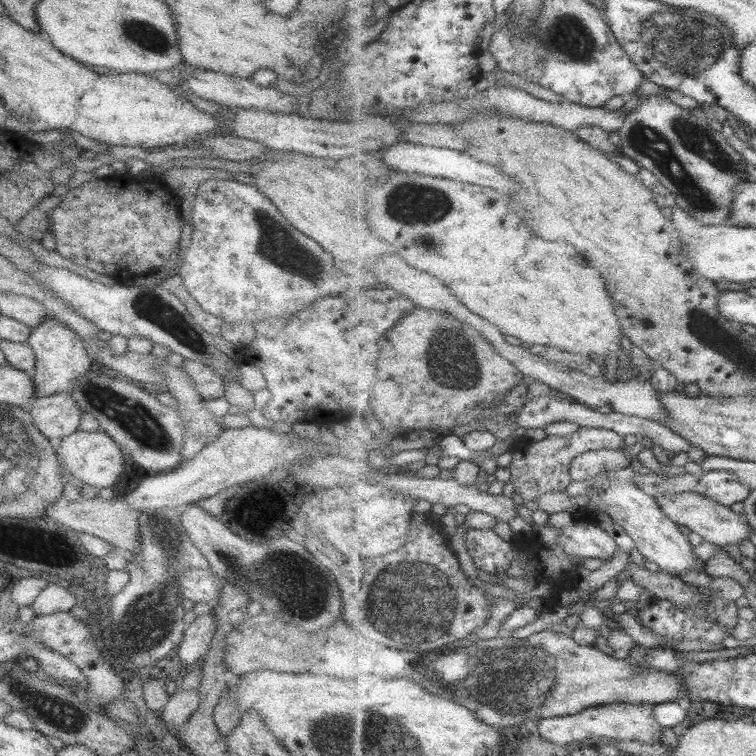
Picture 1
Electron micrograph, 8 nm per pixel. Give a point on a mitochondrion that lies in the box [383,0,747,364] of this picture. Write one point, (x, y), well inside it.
(682, 44)

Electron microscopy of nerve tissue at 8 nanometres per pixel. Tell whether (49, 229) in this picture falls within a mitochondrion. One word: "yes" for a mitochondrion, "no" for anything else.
no

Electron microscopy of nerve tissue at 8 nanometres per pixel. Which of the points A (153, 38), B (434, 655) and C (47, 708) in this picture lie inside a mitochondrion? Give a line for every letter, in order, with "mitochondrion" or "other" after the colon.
A: mitochondrion
B: mitochondrion
C: mitochondrion

